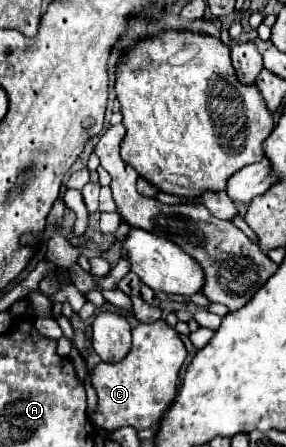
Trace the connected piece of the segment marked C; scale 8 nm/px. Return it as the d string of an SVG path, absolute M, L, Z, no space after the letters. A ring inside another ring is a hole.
M163 320L151 324L139 324L133 330L133 346L131 352L117 364L99 362L91 374L91 386L97 392L97 410L91 420L97 428L117 430L121 426L133 426L135 430L151 428L155 422L153 398L157 396L157 420L161 420L163 412L173 402L179 386L179 370L187 358L185 344L181 342L175 328L165 324Z

